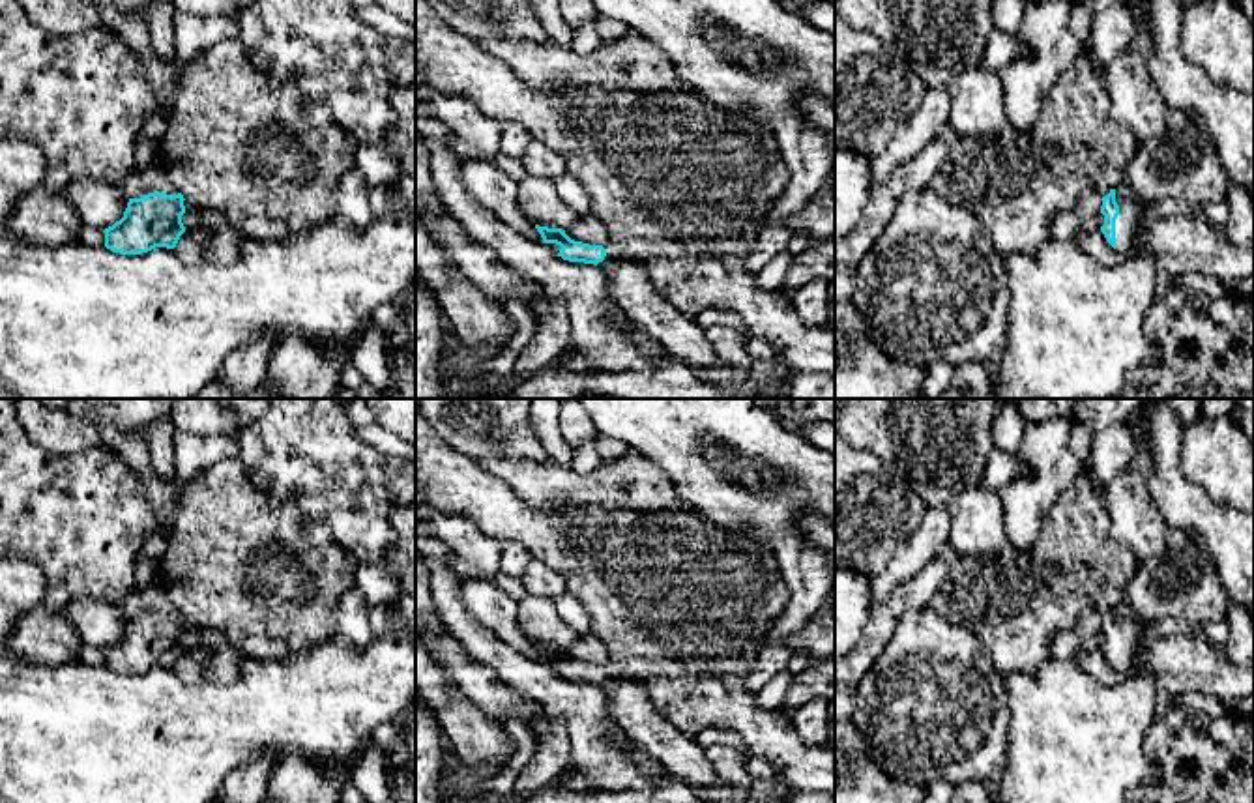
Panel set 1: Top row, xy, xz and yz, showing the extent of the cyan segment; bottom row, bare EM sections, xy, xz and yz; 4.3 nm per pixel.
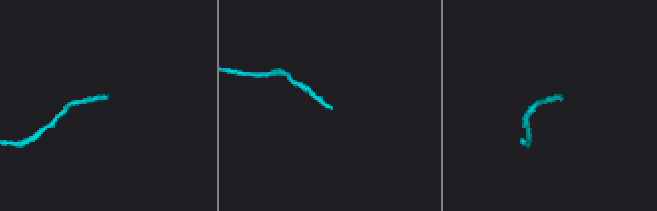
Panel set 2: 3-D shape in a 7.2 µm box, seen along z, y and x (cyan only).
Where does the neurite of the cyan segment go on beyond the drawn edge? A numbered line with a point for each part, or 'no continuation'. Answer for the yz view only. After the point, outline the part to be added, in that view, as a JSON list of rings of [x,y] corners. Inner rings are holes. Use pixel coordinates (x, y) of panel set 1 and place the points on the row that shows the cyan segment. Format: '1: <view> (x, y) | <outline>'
1: yz (1129, 216) | [[[1125,185],[1115,187],[1115,202],[1119,206],[1115,219],[1115,251],[1127,253],[1132,249],[1134,232],[1147,204],[1130,200]]]

